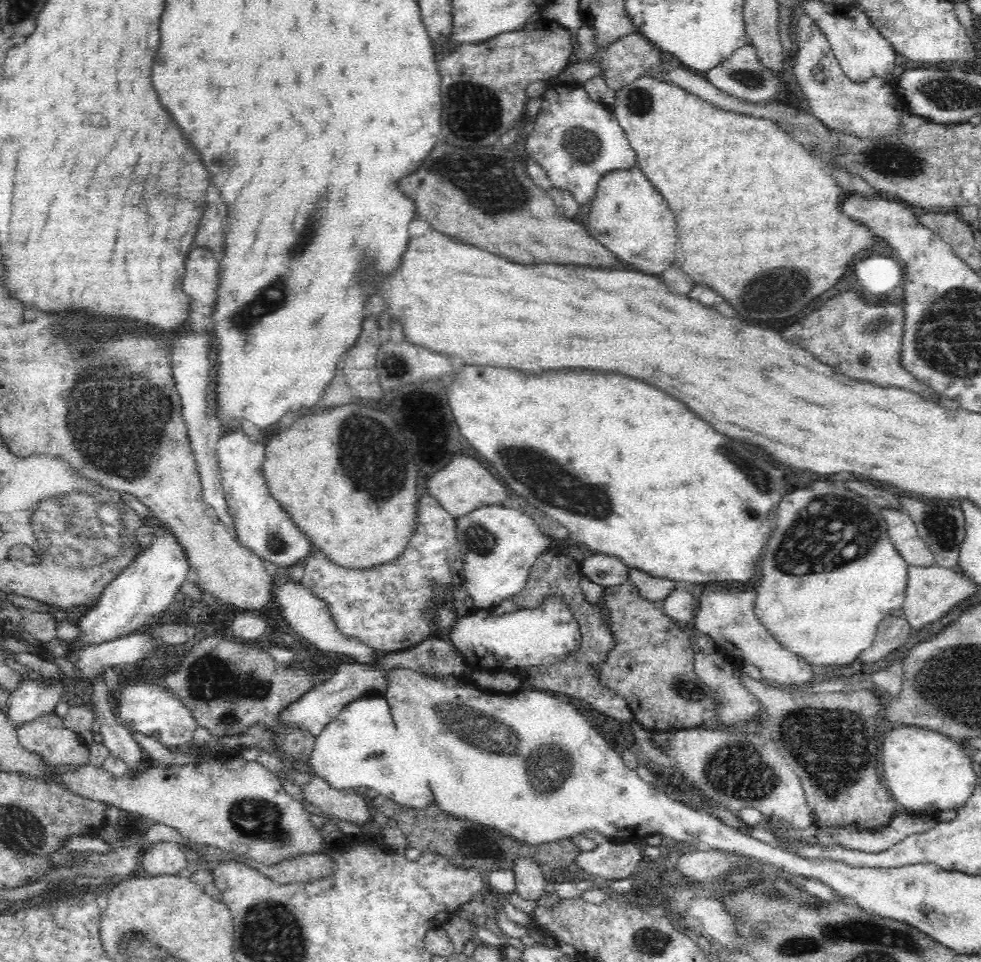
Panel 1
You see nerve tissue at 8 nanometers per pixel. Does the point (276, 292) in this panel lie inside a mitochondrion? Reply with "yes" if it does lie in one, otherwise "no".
yes

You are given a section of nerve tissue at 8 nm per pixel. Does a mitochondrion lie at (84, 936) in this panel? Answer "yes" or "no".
no

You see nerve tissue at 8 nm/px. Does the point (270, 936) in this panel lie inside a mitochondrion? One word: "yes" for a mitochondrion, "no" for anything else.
yes

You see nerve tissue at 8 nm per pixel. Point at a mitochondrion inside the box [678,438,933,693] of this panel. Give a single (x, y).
(830, 521)

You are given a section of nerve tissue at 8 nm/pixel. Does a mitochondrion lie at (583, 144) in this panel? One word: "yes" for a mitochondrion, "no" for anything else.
yes

